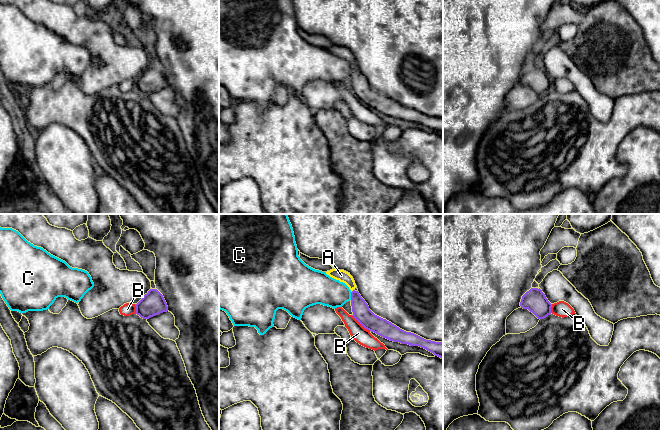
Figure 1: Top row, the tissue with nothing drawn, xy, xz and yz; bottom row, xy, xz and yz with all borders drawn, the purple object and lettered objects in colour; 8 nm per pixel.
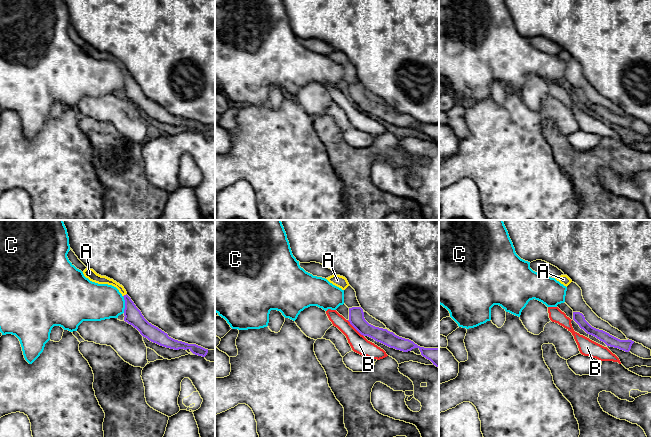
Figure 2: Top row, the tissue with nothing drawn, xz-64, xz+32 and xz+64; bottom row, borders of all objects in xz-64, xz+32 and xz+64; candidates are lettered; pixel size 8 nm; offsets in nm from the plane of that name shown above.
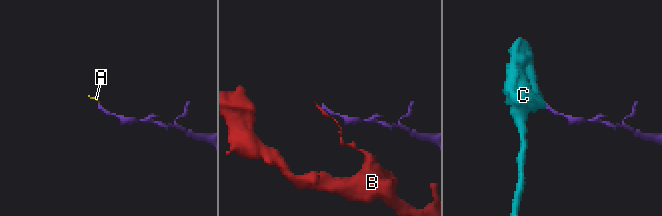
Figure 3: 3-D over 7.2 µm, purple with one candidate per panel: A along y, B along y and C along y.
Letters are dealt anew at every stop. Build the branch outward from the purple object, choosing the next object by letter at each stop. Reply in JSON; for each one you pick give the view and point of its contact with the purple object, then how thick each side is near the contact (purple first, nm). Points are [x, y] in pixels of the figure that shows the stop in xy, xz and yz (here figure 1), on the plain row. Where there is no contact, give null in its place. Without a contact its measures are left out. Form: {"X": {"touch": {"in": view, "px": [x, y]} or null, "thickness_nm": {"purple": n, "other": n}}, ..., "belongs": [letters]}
{"A": {"touch": {"in": "xz", "px": [352, 67]}, "thickness_nm": {"purple": 140, "other": 90}}, "belongs": ["A"]}

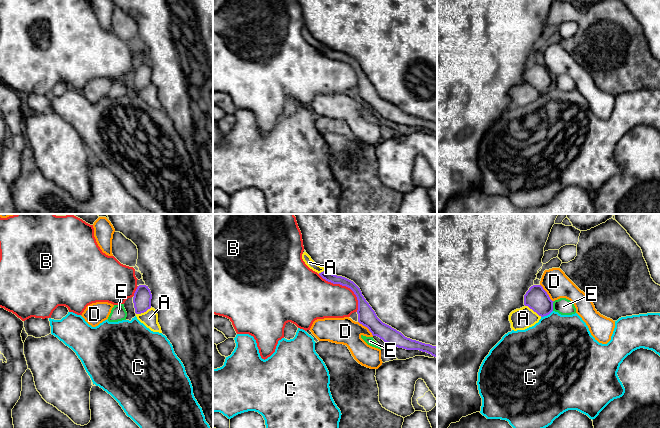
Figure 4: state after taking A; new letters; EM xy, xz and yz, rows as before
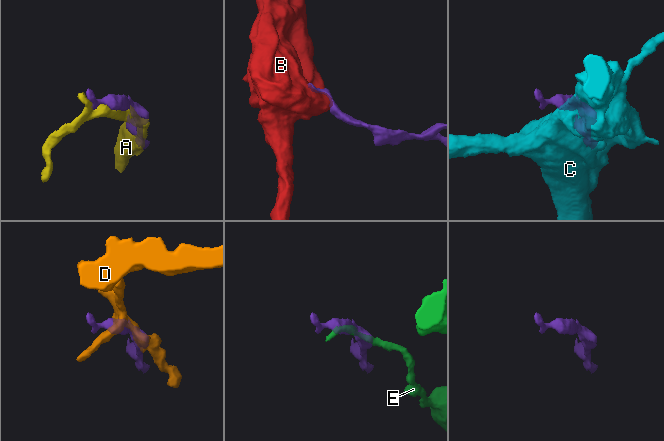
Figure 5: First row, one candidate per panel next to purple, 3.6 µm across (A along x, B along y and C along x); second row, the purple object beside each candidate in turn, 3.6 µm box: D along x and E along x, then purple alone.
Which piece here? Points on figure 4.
{"belongs": []}

